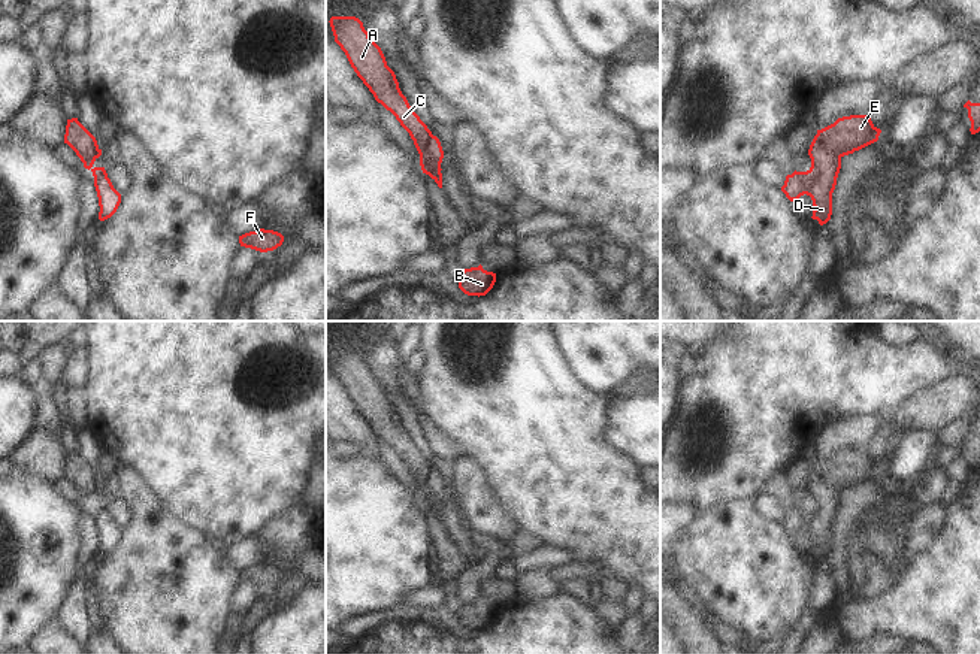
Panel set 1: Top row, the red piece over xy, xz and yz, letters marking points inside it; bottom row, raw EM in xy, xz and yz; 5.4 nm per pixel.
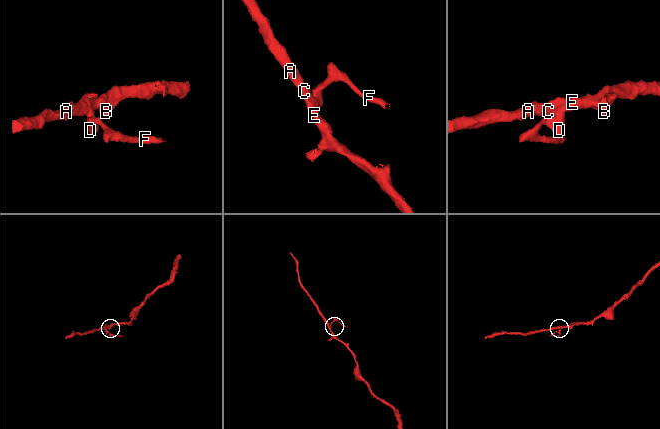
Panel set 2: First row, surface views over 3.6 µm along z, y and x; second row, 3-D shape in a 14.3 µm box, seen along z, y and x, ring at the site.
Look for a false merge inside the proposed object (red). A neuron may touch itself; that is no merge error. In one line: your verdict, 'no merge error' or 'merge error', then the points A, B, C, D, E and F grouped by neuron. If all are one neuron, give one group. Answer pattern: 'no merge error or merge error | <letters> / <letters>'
merge error | A B C E / D F

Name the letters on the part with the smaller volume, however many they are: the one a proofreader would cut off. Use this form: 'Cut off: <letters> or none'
Cut off: D, F

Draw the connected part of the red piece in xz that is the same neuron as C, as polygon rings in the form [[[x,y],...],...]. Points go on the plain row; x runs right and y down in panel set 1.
[[[332,351],[329,357],[335,376],[345,387],[357,411],[369,423],[375,435],[390,445],[409,467],[420,488],[423,508],[429,509],[442,523],[442,503],[426,490],[432,466],[402,429],[396,409],[387,400],[381,382],[369,372],[363,357],[356,351]]]

